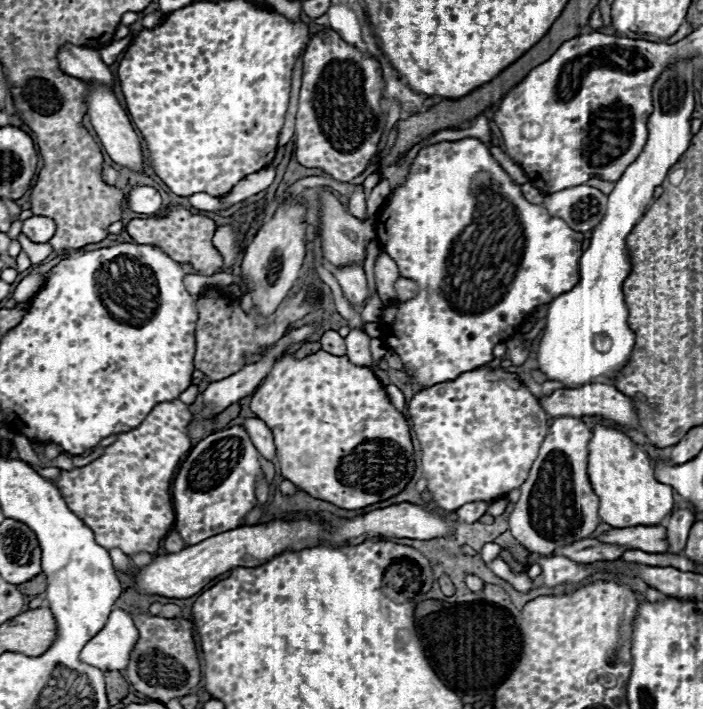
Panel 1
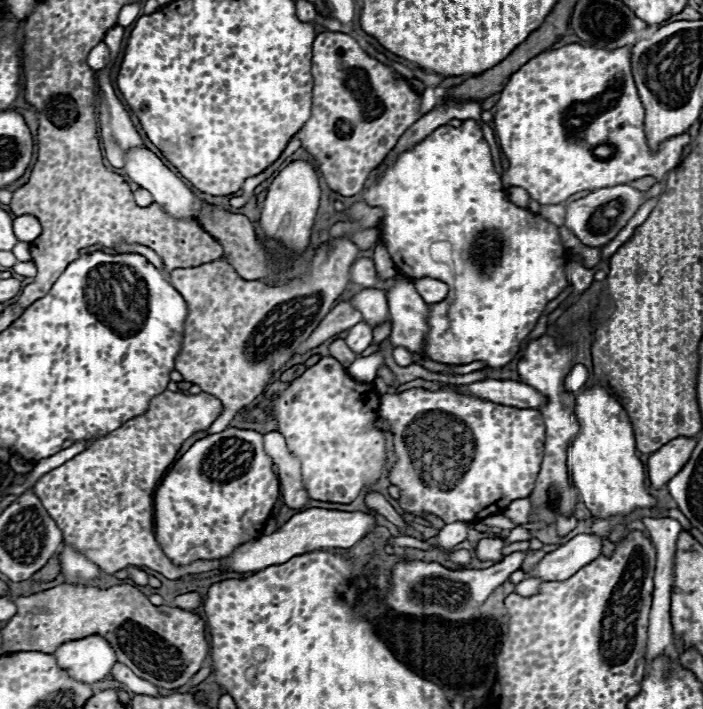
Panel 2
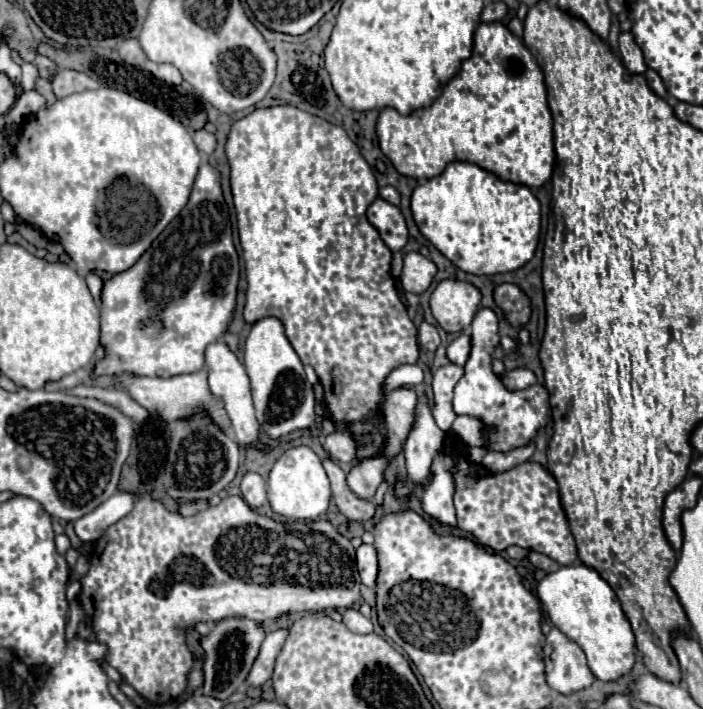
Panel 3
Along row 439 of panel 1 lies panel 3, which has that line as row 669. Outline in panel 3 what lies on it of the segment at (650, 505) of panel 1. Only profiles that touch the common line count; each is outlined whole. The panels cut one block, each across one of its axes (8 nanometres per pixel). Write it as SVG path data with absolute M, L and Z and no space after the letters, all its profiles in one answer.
M560 566L538 583L536 594L552 624L572 638L586 654L588 666L600 680L616 680L634 664L634 632L610 584L590 566Z

